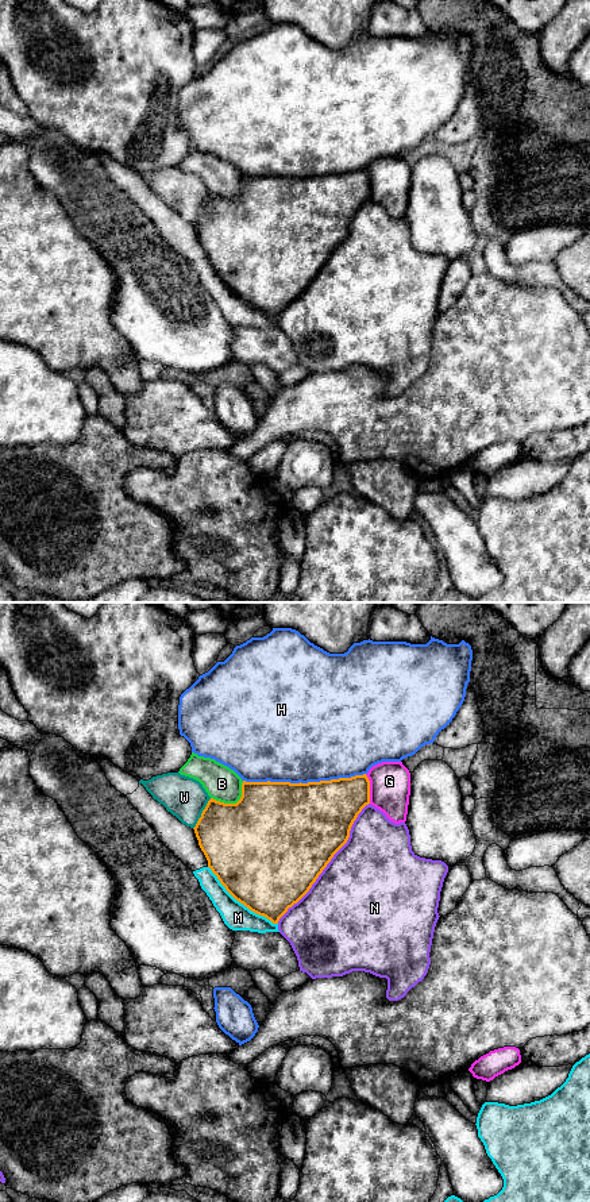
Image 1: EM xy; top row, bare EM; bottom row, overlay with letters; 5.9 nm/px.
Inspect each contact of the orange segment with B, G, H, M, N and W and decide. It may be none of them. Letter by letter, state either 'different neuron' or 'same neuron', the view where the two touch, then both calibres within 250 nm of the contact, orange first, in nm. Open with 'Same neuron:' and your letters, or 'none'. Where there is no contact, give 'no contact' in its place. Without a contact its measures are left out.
Same neuron: none
B: different neuron; contact in xy; calibres 500 and 200 nm
G: different neuron; contact in xy; calibres 320 and 240 nm
H: different neuron; contact in xy; calibres 500 and 480 nm
M: different neuron; contact in xy; calibres 500 and 160 nm
N: different neuron; contact in xy; calibres 500 and 500 nm
W: different neuron; contact in xy; calibres 420 and 240 nm

